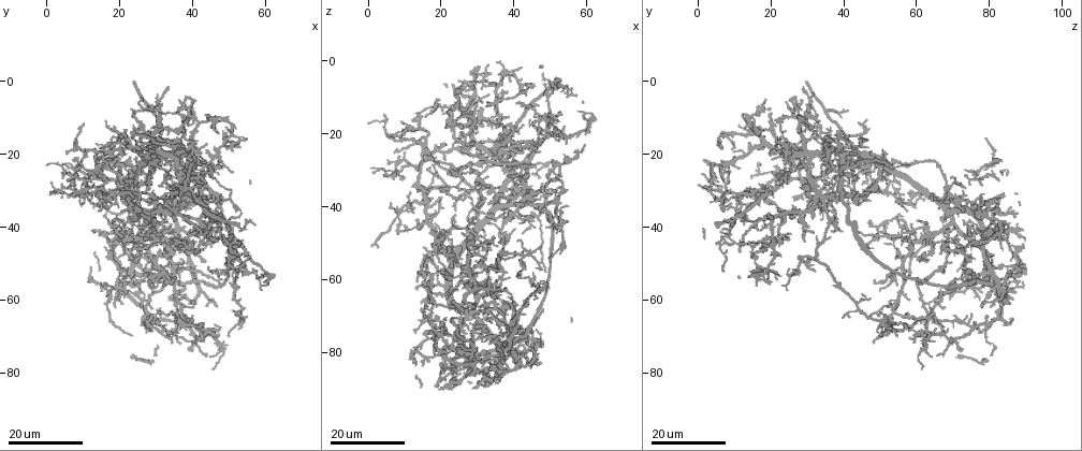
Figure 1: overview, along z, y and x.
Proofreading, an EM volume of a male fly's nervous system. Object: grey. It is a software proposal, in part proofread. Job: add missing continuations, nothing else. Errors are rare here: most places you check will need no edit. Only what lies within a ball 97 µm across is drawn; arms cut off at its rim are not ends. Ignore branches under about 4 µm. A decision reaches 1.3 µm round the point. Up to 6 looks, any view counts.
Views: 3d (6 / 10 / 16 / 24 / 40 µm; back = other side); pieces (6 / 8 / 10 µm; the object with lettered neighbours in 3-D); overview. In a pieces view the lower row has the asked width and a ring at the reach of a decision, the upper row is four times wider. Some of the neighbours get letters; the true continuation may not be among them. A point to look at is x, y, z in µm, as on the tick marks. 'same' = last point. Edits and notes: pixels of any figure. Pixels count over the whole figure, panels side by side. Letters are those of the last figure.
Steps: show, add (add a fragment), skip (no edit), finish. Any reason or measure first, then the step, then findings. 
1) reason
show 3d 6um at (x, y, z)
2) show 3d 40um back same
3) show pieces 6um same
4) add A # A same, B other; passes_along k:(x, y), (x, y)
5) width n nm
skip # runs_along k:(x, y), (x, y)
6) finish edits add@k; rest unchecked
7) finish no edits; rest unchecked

tapers out
show 3d 16um at (27.0, 41.0, 36.5)

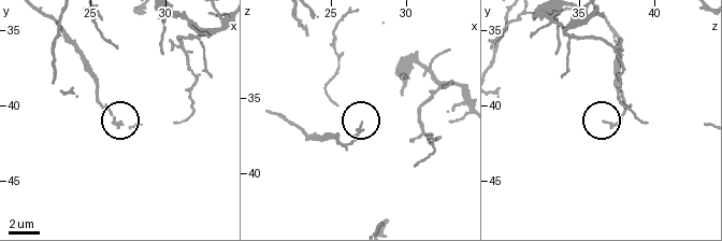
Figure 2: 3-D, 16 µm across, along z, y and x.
show 3d 6um at (27.0, 41.2, 36.8)

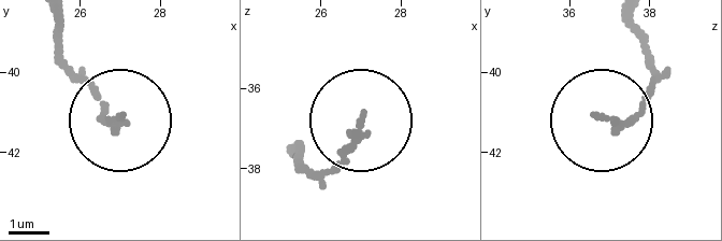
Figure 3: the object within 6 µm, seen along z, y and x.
show pieces 6um at (27.00, 41.10, 36.75)

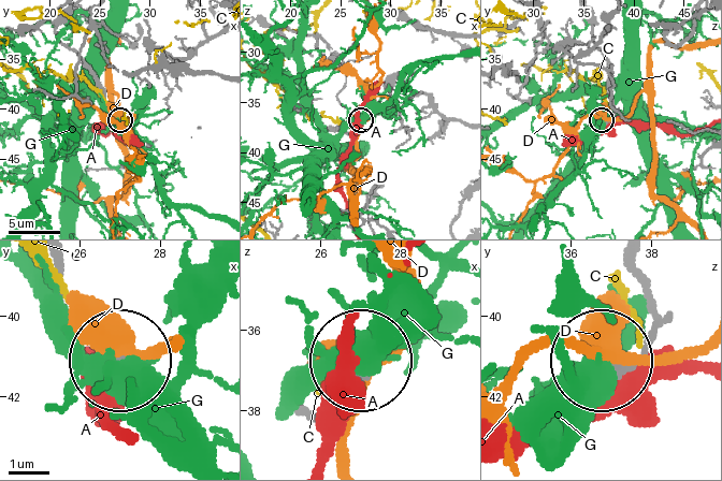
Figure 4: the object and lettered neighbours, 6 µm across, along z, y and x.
width 170 nm
skip # A other, C other, D other, G other; runs_along 4:(650, 303), (653, 324), (636, 354), (609, 365); no lettered fragment goes on from it

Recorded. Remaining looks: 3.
an open end
show 3d 16um at (25.5, 32.0, 17.5)

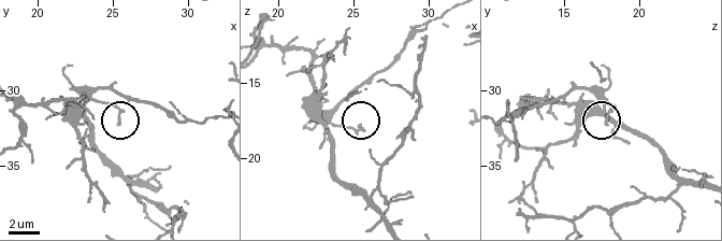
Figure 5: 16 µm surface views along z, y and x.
show pieces 8um at (25.4, 32.2, 17.8)

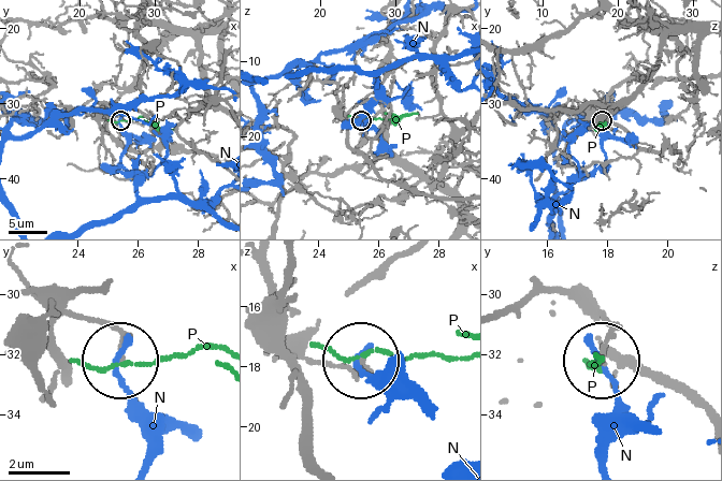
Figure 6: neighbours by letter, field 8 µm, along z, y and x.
skip # N other, P other; runs_along 6:(315, 456), (313, 395), (292, 359), (359, 364); none of them fits

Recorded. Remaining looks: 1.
finish no edits; rest unchecked

